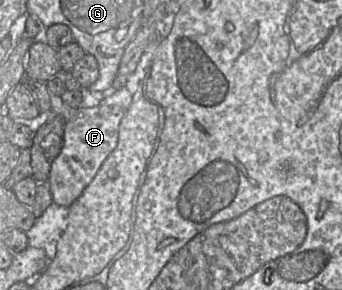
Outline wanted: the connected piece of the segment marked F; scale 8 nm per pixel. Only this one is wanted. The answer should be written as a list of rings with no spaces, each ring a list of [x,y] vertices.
[[[126,87],[110,91],[96,106],[78,108],[66,122],[61,152],[53,161],[46,181],[53,202],[69,207],[91,183],[103,162],[116,148],[120,123],[132,103],[132,94]]]

